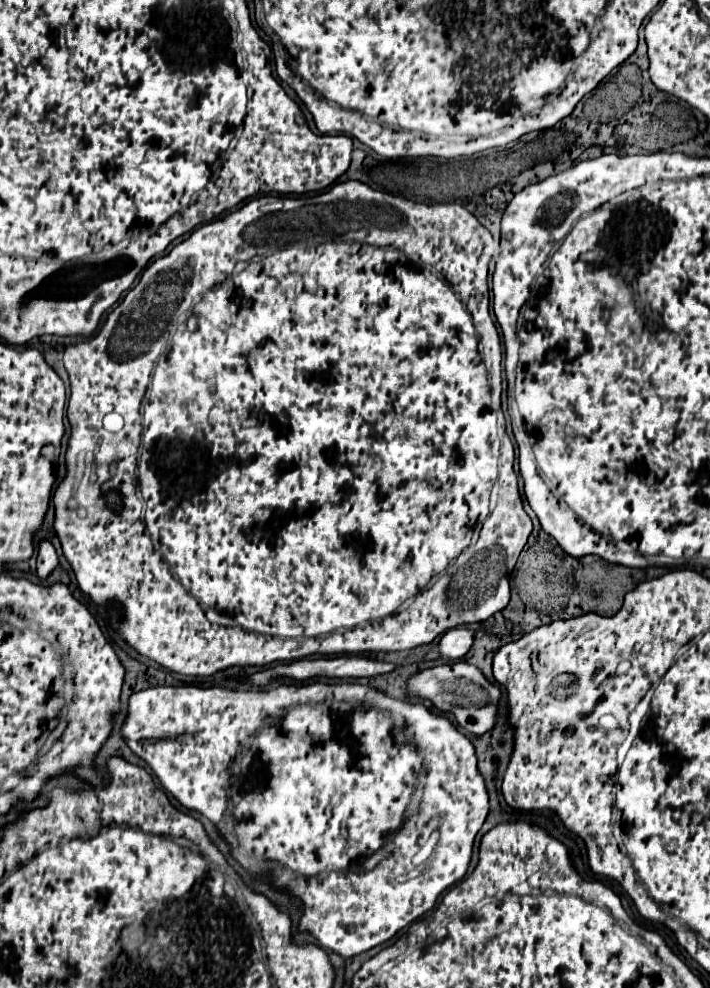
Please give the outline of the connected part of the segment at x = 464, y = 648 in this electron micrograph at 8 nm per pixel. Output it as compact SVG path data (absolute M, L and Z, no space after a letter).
M457 627L441 635L437 651L443 659L461 659L469 651L471 643L473 643L473 633L463 627Z

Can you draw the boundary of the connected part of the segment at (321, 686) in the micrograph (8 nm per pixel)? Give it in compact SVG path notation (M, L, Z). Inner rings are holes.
M315 681L308 685L281 685L269 691L233 691L223 687L201 689L195 685L149 687L129 697L127 719L121 727L121 733L129 749L143 757L161 785L183 807L205 813L215 823L220 835L231 846L235 860L233 854L238 843L234 841L235 825L231 824L233 820L230 820L229 813L243 815L243 821L237 827L237 837L247 855L259 859L277 859L295 873L293 875L291 871L283 871L270 877L277 888L301 899L301 929L311 931L323 949L331 949L343 957L359 955L375 945L389 941L397 931L431 911L437 897L449 885L465 877L471 861L473 839L489 813L489 797L483 777L477 771L477 757L471 741L455 731L449 719L429 713L423 705L407 705L403 701L387 699L369 685L345 683L337 689L332 684ZM363 701L371 701L373 707L365 705ZM391 715L405 717L411 745L425 759L423 767L427 771L423 793L425 797L419 805L419 813L411 819L405 819L403 827L401 821L415 789L417 773L421 771L421 757L405 741L395 737L395 733L399 735L399 725L393 729ZM249 733L253 733L251 753L247 753L241 761L235 761L245 741L249 741ZM253 751L259 751L259 759L253 759ZM395 829L395 849L375 869L345 869L353 859L365 857L379 849L385 835L393 833ZM433 829L441 831L441 839L429 857L431 869L427 869L427 873L417 879L397 883L395 875L399 879L399 875L413 871L411 857L425 845Z

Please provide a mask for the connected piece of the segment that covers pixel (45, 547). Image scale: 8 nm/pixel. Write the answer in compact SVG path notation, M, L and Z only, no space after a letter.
M41 541L37 551L37 575L41 579L47 579L57 567L59 567L59 559L53 545L49 541Z

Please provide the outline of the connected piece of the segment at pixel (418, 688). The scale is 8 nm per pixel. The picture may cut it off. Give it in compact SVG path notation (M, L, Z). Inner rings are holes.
M453 661L453 663L443 663L431 669L423 669L419 673L413 673L407 679L405 691L409 697L417 697L417 699L429 699L437 711L445 711L445 713L453 713L457 723L473 733L473 735L483 735L485 731L489 731L495 725L495 715L497 715L497 703L499 703L499 687L489 683L483 673L465 663L465 661Z

